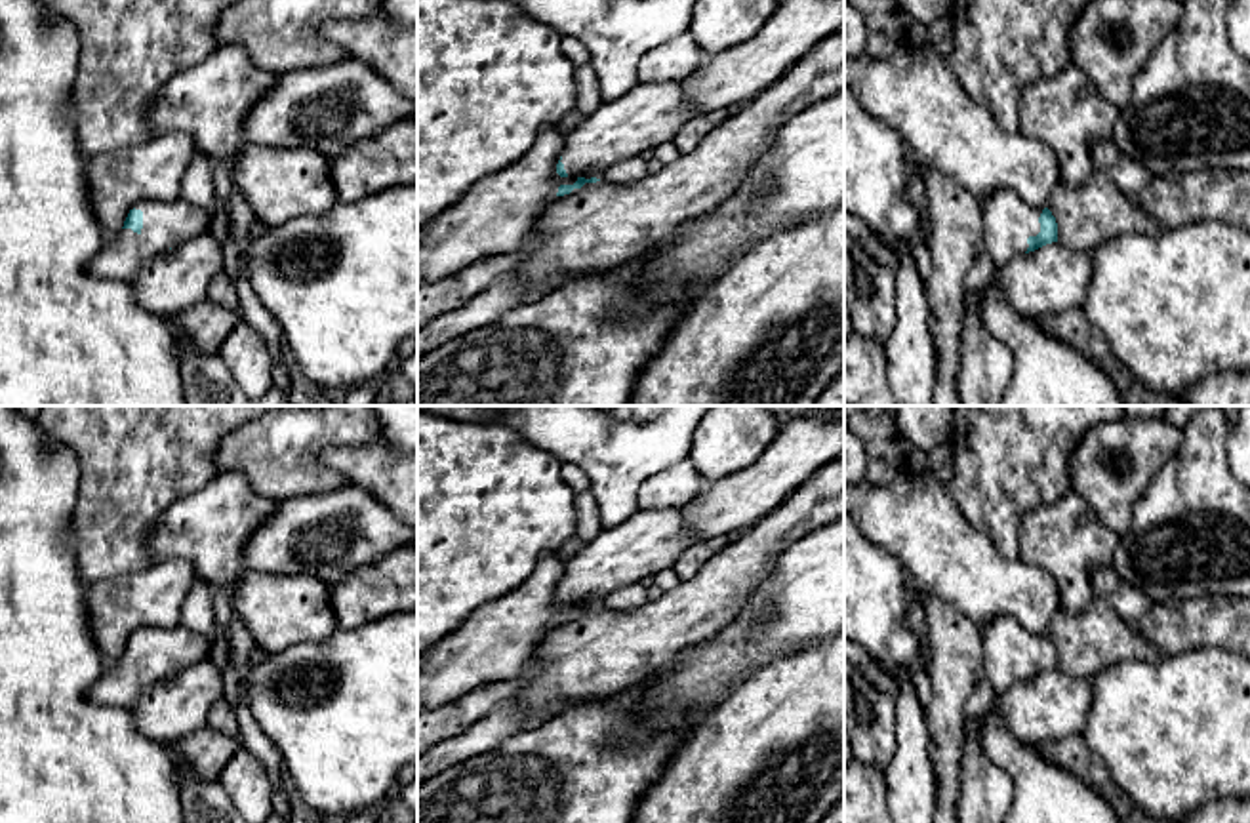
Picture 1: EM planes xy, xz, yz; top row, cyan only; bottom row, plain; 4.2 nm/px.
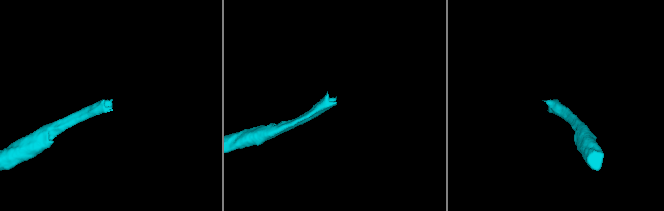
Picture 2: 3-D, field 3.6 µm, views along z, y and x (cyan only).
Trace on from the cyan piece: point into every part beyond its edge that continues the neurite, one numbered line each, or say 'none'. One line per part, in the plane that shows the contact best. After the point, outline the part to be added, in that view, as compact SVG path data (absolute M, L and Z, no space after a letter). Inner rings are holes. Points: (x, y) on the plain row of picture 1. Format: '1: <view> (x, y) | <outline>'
1: yz (1007, 648) | M995 617L981 631L981 669L995 693L1023 682L1027 665L1040 659L1044 634L1029 632L1012 617Z

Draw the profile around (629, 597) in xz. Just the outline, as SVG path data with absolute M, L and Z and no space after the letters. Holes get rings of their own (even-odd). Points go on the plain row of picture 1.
M640 583L625 585L610 592L600 608L606 610L635 610L648 602L646 587Z

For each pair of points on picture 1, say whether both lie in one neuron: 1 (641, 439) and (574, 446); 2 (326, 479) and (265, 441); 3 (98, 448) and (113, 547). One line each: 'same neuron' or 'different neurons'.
1: same neuron
2: same neuron
3: same neuron

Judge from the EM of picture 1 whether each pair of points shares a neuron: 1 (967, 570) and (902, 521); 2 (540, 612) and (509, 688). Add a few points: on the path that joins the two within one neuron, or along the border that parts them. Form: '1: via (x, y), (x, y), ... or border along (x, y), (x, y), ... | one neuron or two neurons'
1: via (951, 559), (917, 524) | one neuron
2: border along (530, 665), (519, 675), (496, 679), (469, 690) | two neurons

